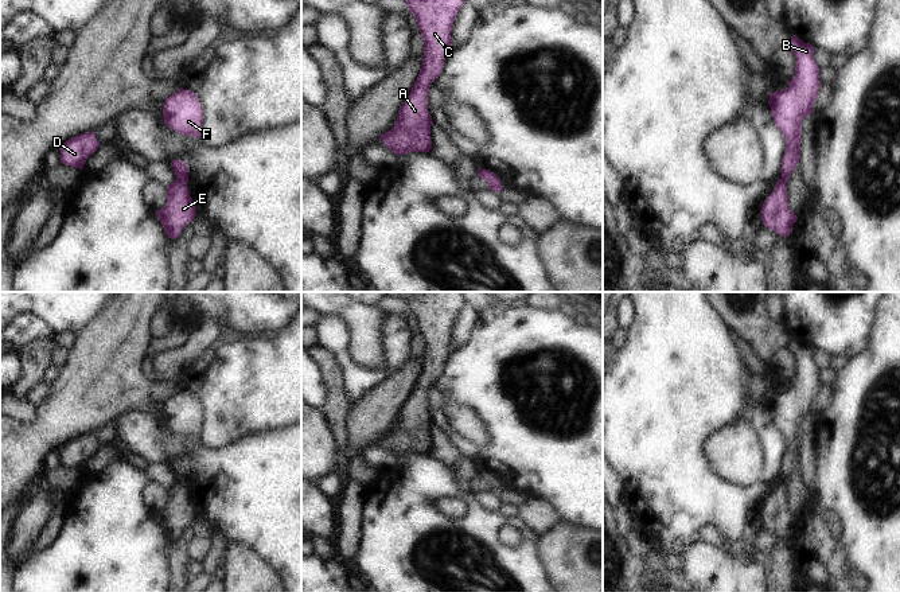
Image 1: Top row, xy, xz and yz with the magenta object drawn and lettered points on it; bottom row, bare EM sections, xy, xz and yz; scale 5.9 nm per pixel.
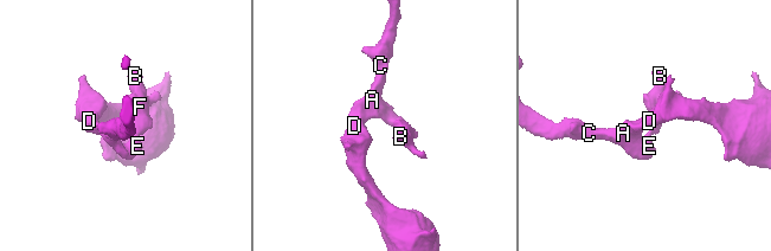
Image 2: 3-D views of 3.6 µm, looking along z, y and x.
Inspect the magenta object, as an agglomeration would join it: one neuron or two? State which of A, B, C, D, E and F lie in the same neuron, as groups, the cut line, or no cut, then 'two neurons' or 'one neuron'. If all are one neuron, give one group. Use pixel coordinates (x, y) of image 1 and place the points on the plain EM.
groups A C D E / B F; cut xy (176, 479), (186, 486); two neurons

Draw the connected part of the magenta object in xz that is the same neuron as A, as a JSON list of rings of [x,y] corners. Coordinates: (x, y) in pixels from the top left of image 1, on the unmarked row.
[[[463,292],[400,293],[418,326],[425,348],[420,375],[398,412],[394,428],[379,439],[396,456],[429,453],[432,449],[428,393],[443,373],[452,347],[453,323],[464,304]]]

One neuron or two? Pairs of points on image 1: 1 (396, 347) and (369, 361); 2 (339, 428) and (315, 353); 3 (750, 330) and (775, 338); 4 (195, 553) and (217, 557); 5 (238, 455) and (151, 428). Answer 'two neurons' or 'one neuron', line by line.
1: two neurons
2: one neuron
3: one neuron
4: two neurons
5: one neuron

